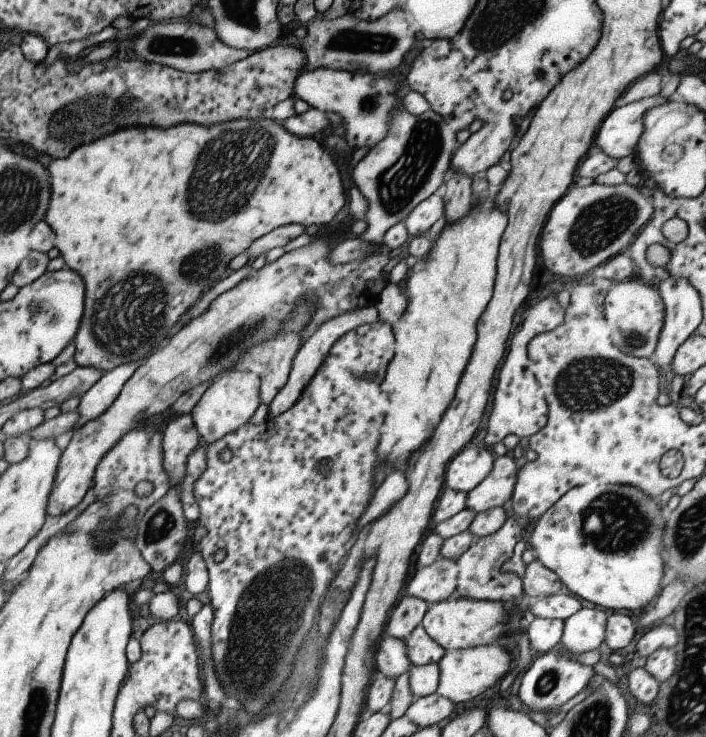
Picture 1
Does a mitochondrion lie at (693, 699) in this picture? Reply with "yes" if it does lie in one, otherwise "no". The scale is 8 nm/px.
yes

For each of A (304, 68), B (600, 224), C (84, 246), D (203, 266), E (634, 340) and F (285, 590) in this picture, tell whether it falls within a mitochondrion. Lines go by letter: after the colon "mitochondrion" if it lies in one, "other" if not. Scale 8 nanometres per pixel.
A: other
B: mitochondrion
C: other
D: mitochondrion
E: mitochondrion
F: mitochondrion

